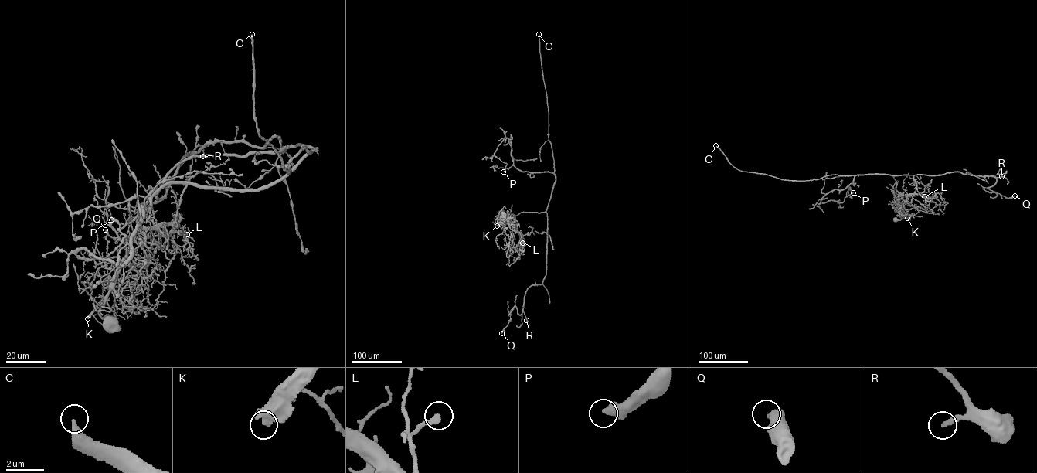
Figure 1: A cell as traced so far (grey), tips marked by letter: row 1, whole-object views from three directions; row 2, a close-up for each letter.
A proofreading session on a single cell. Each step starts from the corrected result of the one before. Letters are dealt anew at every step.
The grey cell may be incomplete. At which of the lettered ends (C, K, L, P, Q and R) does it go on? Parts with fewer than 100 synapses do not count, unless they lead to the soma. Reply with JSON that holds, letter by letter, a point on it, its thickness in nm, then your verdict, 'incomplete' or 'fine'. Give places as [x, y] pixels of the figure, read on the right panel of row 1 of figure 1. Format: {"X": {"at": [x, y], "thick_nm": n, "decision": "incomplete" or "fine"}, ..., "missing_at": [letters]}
{"C": {"at": [715, 145], "thick_nm": 360, "decision": "incomplete"}, "K": {"at": [907, 218], "thick_nm": 600, "decision": "incomplete"}, "L": {"at": [924, 196], "thick_nm": 320, "decision": "fine"}, "P": {"at": [853, 192], "thick_nm": 550, "decision": "fine"}, "Q": {"at": [1014, 195], "thick_nm": 480, "decision": "fine"}, "R": {"at": [1001, 176], "thick_nm": 260, "decision": "fine"}, "missing_at": ["C", "K"]}

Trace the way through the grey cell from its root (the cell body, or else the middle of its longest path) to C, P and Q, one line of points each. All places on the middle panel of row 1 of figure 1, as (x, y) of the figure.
C: (504, 213), (501, 219), (502, 215), (509, 219), (511, 214), (521, 212), (545, 212), (555, 181), (538, 34)
P: (504, 213), (501, 219), (545, 212), (555, 177), (517, 168), (506, 137), (494, 154), (507, 164), (503, 171)
Q: (504, 213), (501, 219), (545, 212), (547, 243), (542, 282), (528, 288), (522, 313), (514, 307), (501, 333)

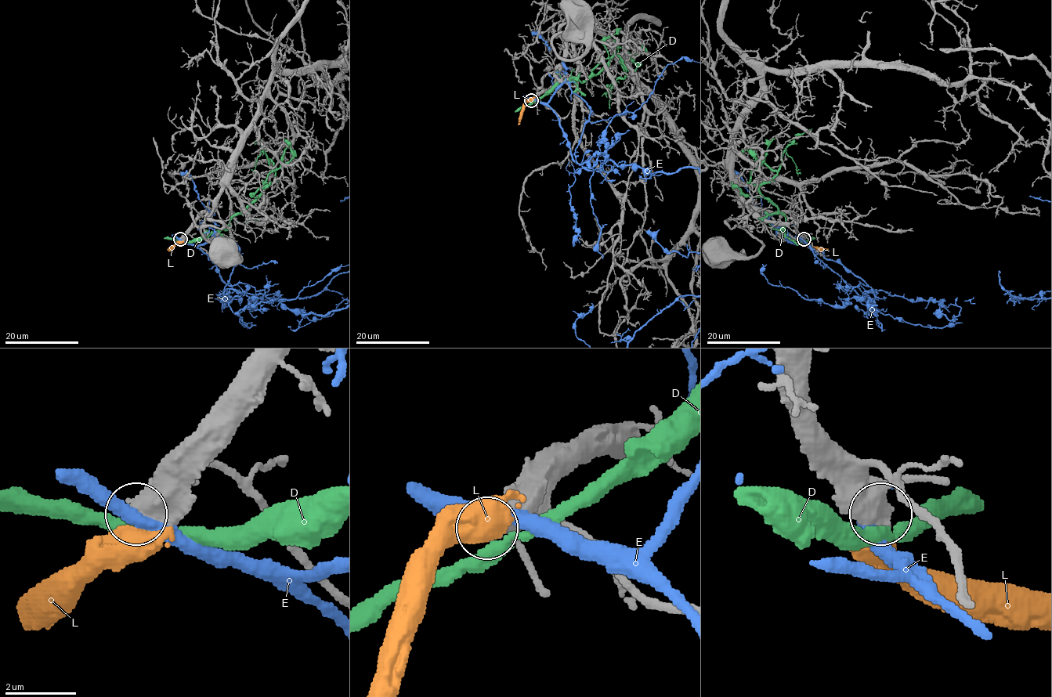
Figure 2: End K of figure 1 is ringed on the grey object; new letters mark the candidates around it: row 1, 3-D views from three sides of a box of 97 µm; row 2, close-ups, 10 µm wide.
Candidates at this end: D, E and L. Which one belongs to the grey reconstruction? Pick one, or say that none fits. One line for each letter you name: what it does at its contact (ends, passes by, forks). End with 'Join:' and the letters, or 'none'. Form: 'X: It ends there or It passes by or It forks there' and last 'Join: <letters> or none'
Join: none

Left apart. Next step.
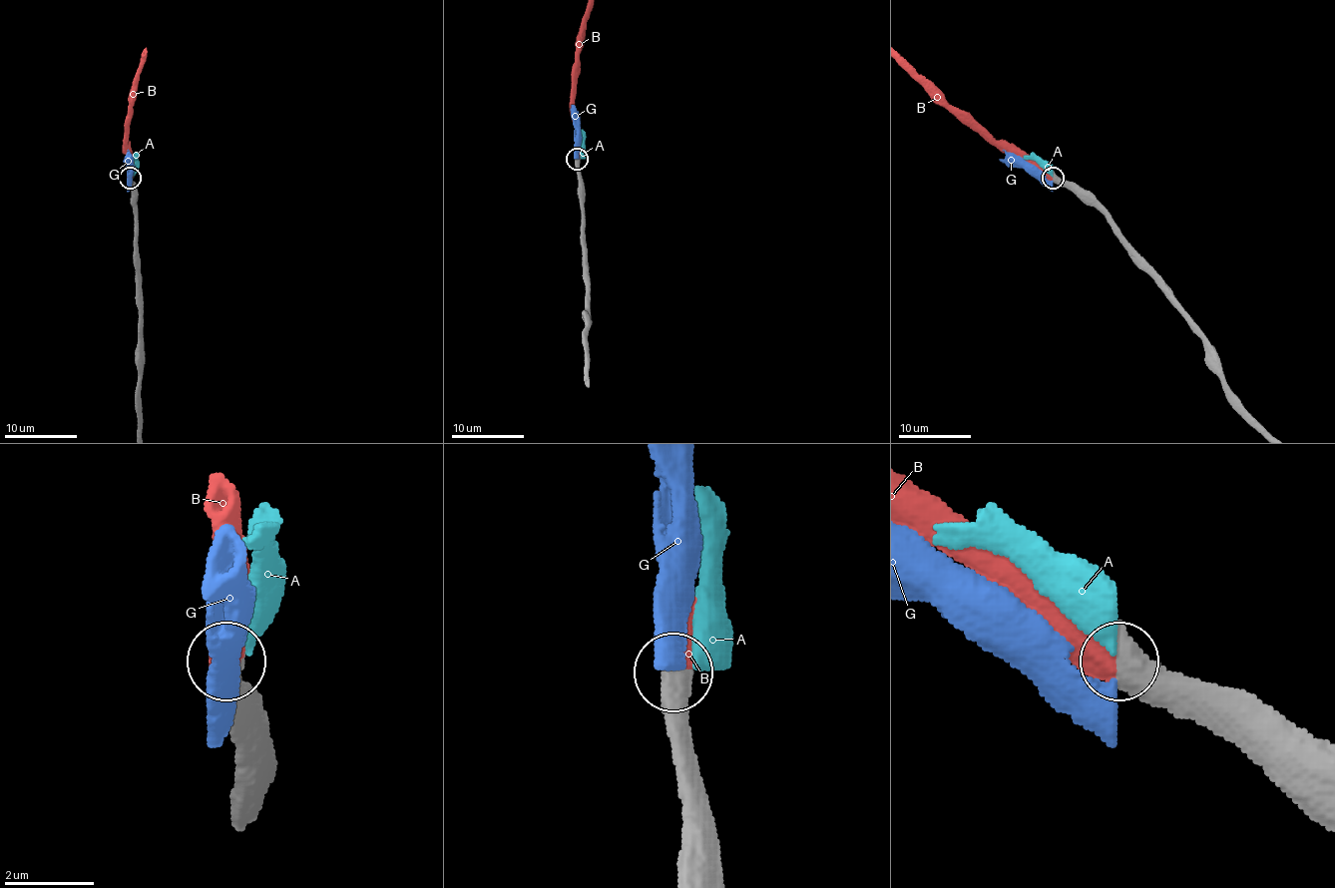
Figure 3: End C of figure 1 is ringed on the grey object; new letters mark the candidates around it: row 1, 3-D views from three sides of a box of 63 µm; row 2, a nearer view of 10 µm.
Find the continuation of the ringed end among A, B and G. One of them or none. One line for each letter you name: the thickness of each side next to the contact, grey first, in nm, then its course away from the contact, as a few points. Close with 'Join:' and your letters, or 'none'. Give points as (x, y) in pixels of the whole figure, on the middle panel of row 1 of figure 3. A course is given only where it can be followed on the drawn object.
B: Thickness 600 nm (grey) against 700 nm
Join: B

